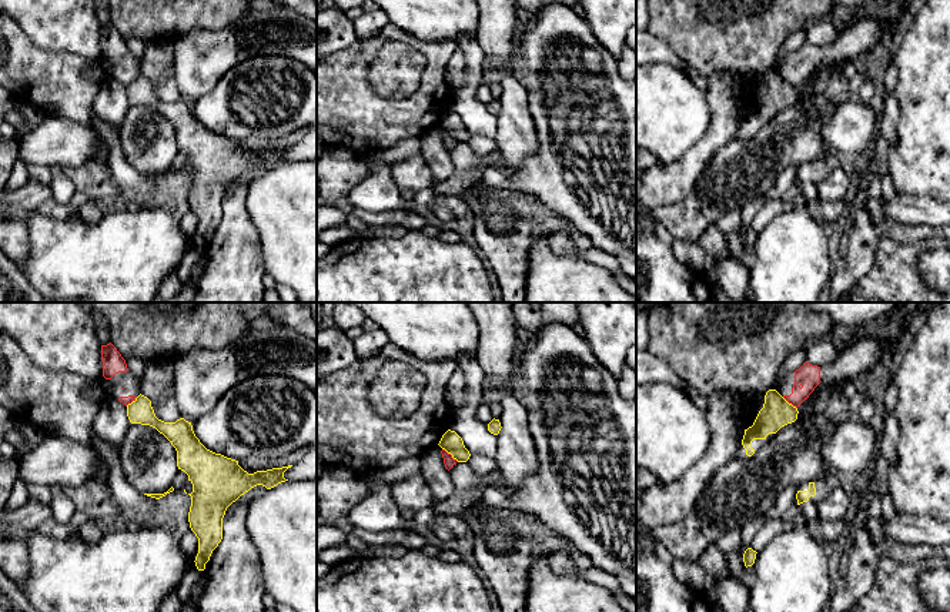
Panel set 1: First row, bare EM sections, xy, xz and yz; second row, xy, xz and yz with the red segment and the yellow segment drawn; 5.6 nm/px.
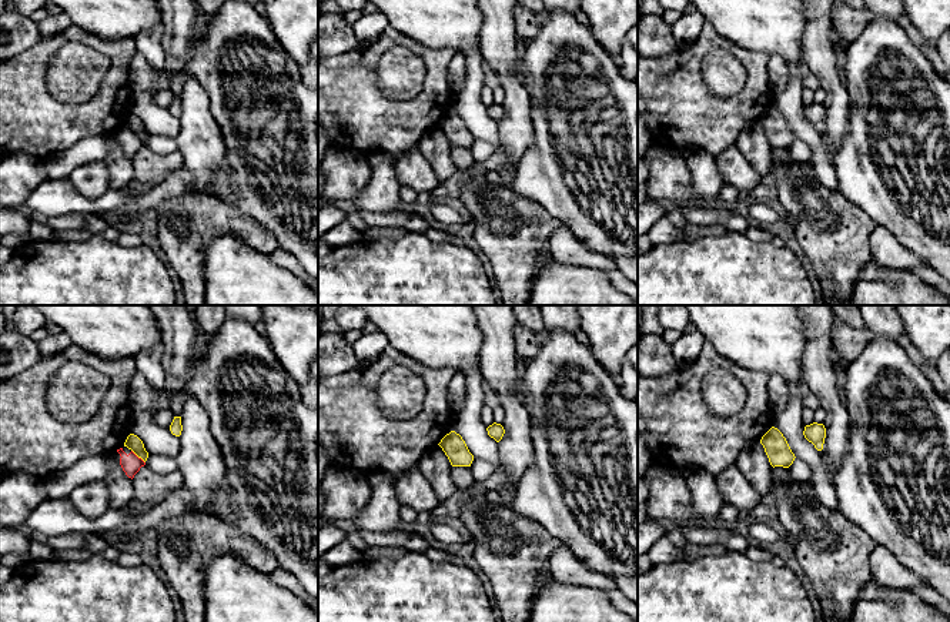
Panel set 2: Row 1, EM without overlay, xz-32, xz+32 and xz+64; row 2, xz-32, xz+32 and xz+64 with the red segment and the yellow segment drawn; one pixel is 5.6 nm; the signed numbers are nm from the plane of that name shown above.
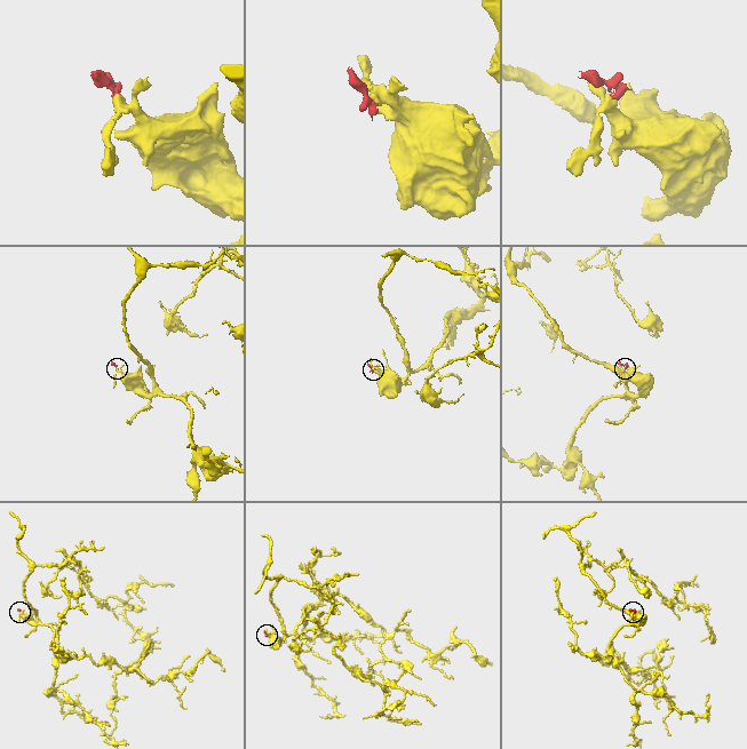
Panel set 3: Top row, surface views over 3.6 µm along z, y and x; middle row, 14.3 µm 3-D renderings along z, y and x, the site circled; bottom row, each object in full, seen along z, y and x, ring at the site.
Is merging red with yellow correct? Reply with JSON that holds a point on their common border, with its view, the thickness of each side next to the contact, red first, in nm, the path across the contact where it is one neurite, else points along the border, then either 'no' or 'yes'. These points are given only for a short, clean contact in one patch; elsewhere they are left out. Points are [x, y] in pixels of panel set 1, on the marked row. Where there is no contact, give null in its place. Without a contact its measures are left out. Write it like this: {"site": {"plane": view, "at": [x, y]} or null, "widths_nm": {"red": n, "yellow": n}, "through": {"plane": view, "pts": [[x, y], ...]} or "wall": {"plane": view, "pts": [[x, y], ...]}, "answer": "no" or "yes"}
{"site": {"plane": "xz", "at": [451, 455]}, "widths_nm": {"red": 60, "yellow": 110}, "wall": {"plane": "xz", "pts": [[442, 448], [458, 461]]}, "answer": "no"}

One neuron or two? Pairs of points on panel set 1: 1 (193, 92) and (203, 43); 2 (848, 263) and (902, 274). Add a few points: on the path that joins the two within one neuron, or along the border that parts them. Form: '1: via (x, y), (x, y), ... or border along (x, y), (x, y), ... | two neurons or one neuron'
1: via (193, 80), (201, 54) | one neuron
2: border along (885, 236), (877, 241), (872, 267), (852, 287) | two neurons

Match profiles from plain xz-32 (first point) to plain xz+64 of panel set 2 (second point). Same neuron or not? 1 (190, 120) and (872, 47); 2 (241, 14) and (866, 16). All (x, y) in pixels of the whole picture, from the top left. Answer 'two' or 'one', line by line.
1: two
2: two

